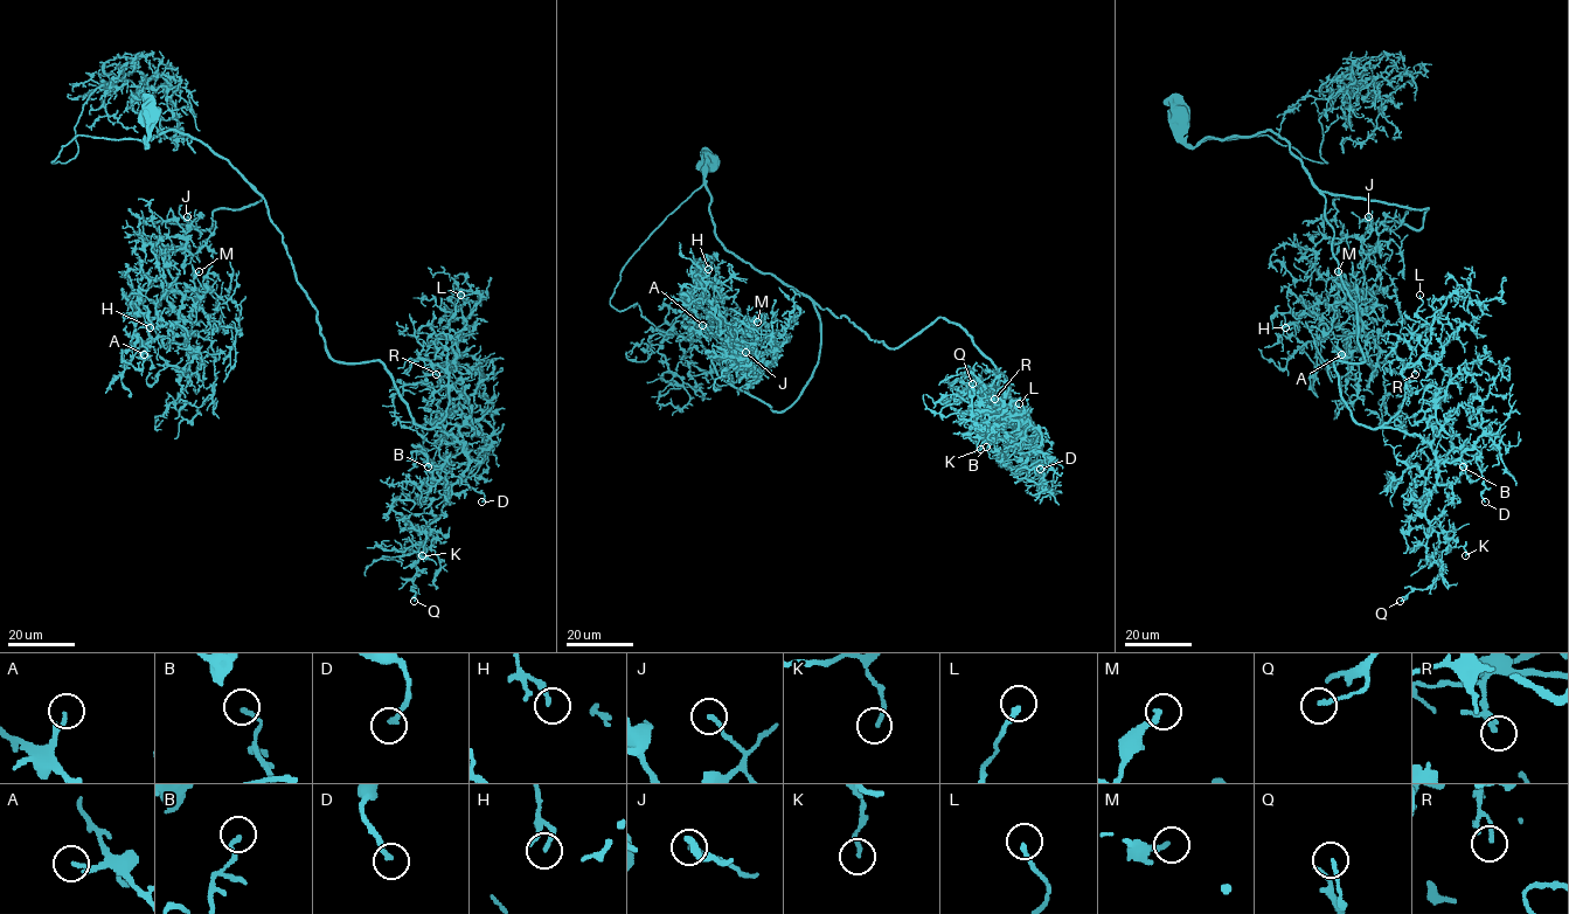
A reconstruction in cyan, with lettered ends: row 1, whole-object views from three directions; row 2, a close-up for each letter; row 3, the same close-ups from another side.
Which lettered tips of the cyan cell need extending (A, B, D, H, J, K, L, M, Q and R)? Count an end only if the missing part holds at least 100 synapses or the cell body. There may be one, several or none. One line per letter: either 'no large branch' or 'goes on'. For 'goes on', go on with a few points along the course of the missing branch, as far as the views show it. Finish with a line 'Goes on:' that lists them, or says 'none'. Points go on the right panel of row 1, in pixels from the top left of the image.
A: no large branch
B: no large branch
D: no large branch
H: no large branch
J: no large branch
K: no large branch
L: no large branch
M: no large branch
Q: no large branch
R: no large branch
Goes on: none

